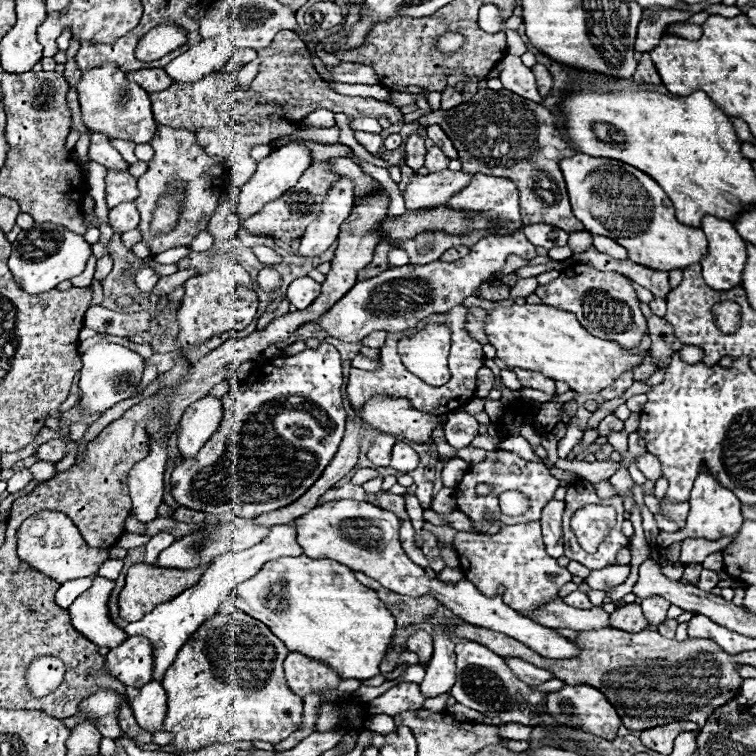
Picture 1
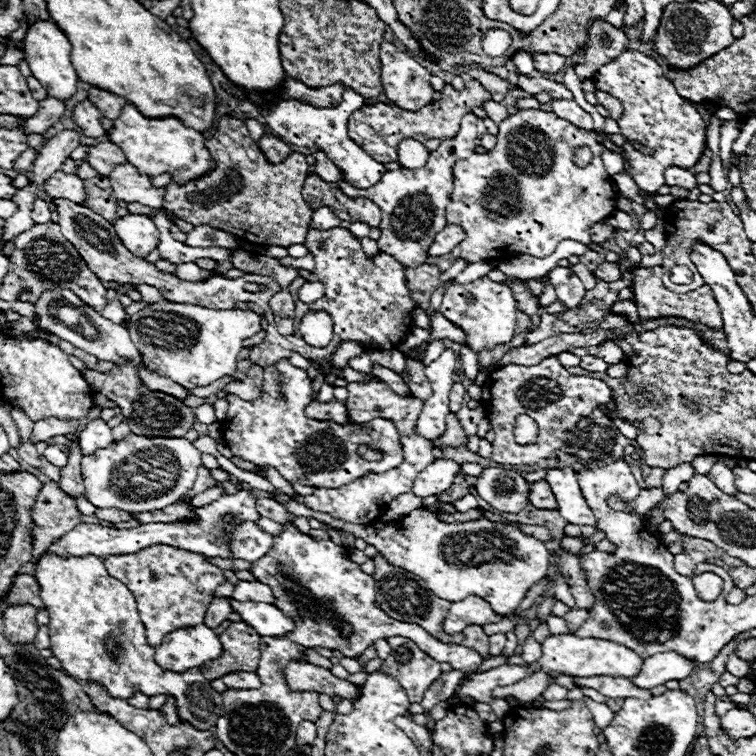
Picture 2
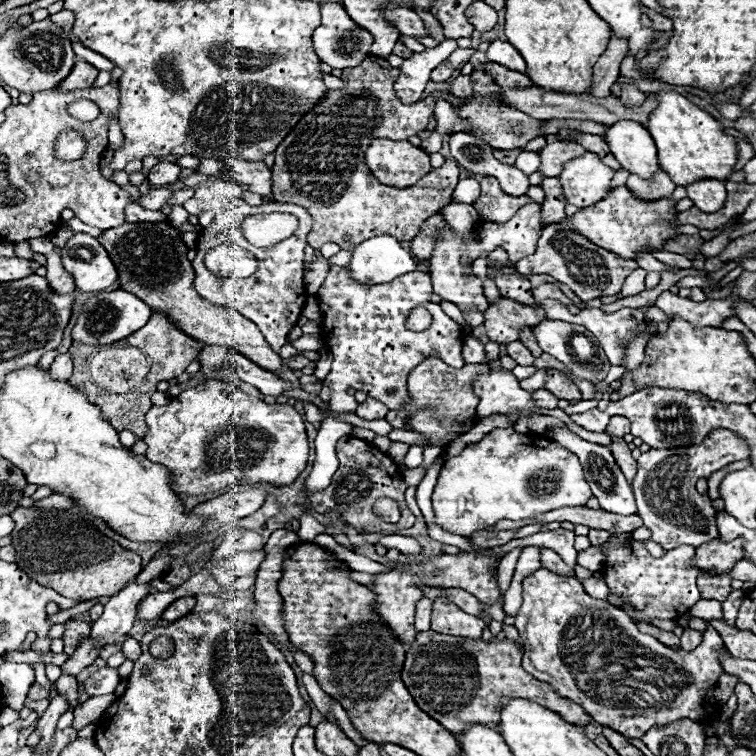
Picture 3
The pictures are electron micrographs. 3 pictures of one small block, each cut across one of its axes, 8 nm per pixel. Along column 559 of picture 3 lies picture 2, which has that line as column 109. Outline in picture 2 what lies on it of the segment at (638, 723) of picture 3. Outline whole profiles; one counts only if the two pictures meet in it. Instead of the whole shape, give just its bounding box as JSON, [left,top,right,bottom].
[34,556,222,730]

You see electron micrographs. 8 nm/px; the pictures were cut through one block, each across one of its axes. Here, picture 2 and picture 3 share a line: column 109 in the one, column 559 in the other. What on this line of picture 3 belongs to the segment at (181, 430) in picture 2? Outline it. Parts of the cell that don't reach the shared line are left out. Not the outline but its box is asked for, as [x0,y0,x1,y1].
[544,370,580,404]

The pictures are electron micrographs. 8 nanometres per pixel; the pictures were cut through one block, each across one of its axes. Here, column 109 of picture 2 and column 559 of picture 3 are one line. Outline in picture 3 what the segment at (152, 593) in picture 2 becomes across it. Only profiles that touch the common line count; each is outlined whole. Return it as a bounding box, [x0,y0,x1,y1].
[540,548,574,576]

